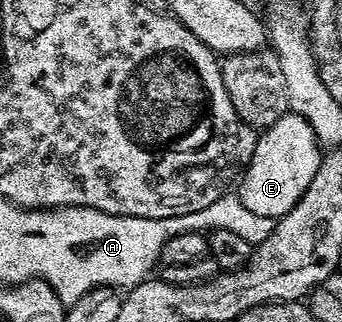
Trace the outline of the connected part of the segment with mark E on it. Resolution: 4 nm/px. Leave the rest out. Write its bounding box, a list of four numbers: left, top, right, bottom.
[236,112,320,220]

